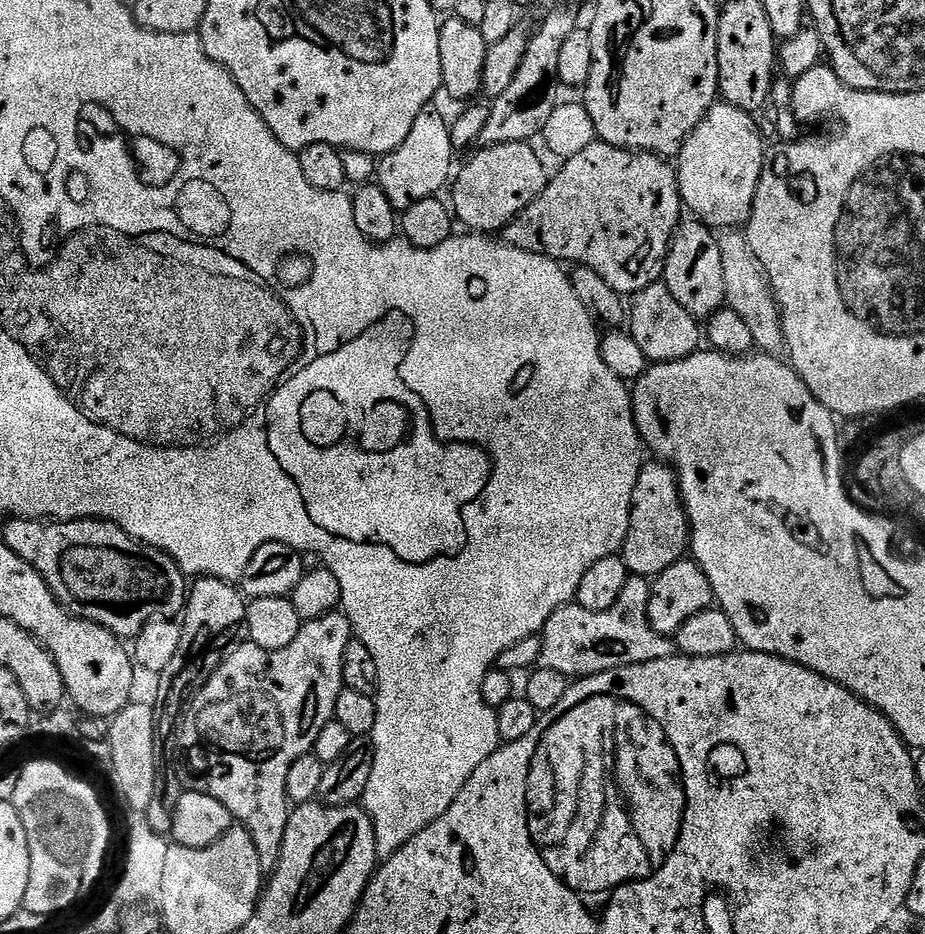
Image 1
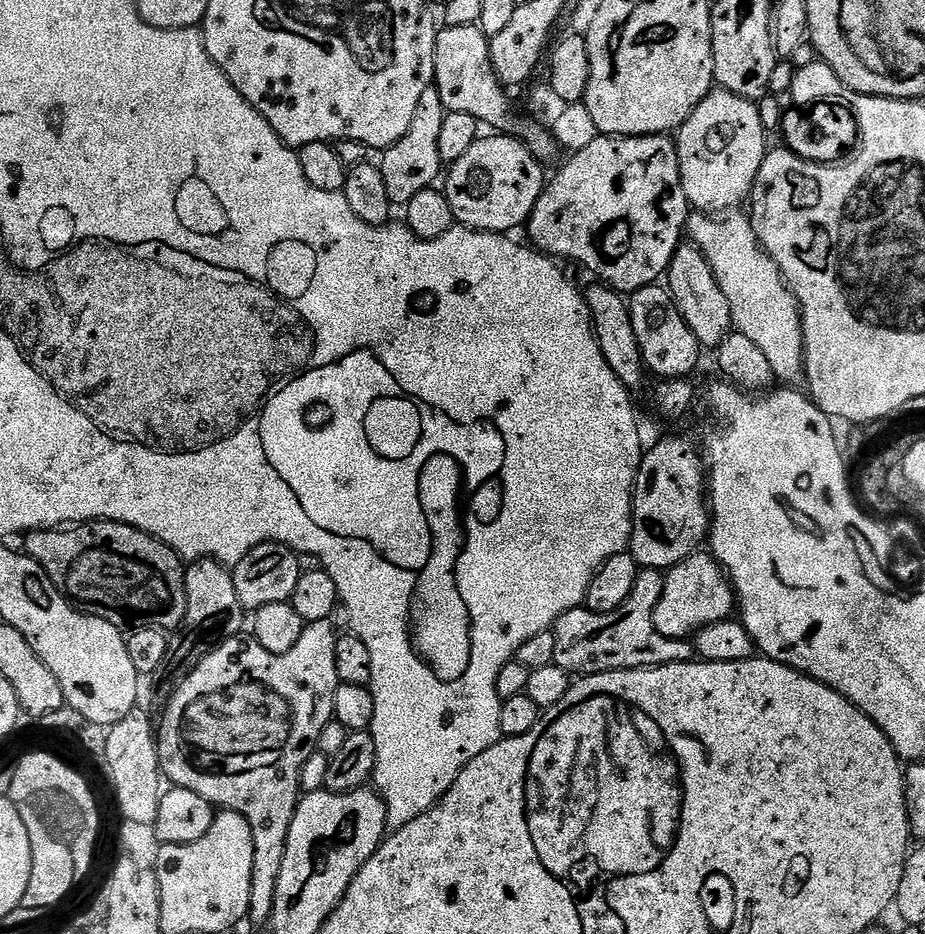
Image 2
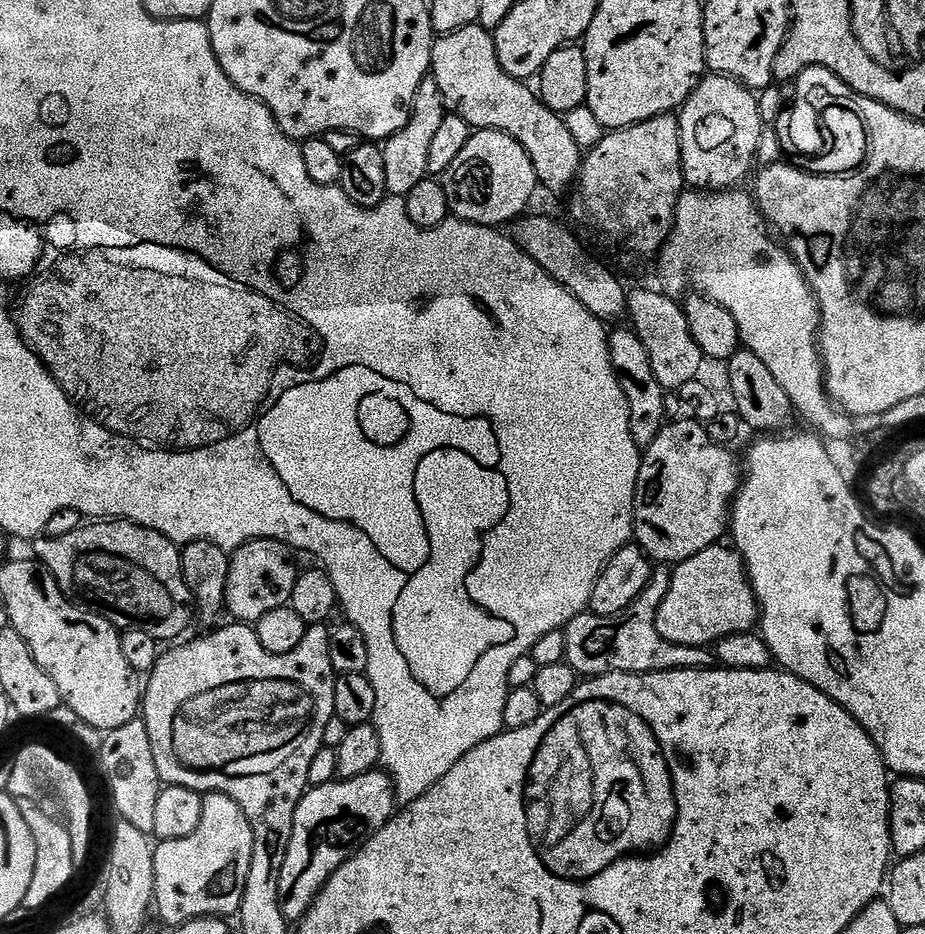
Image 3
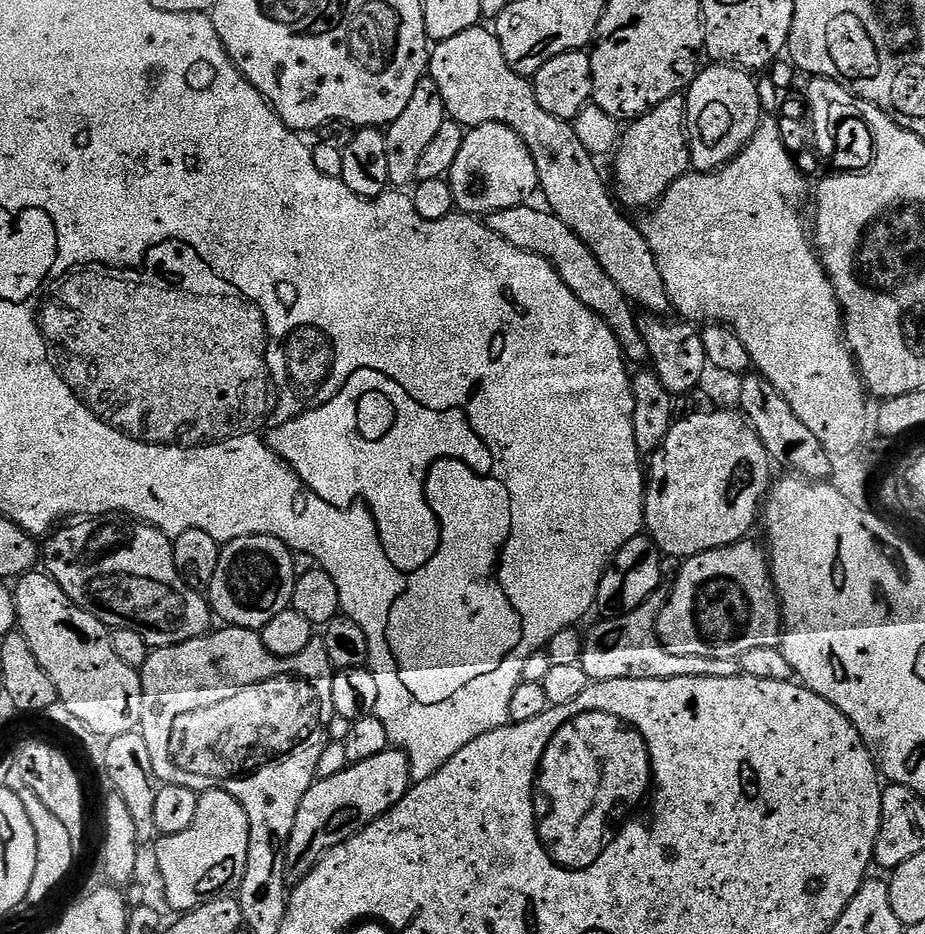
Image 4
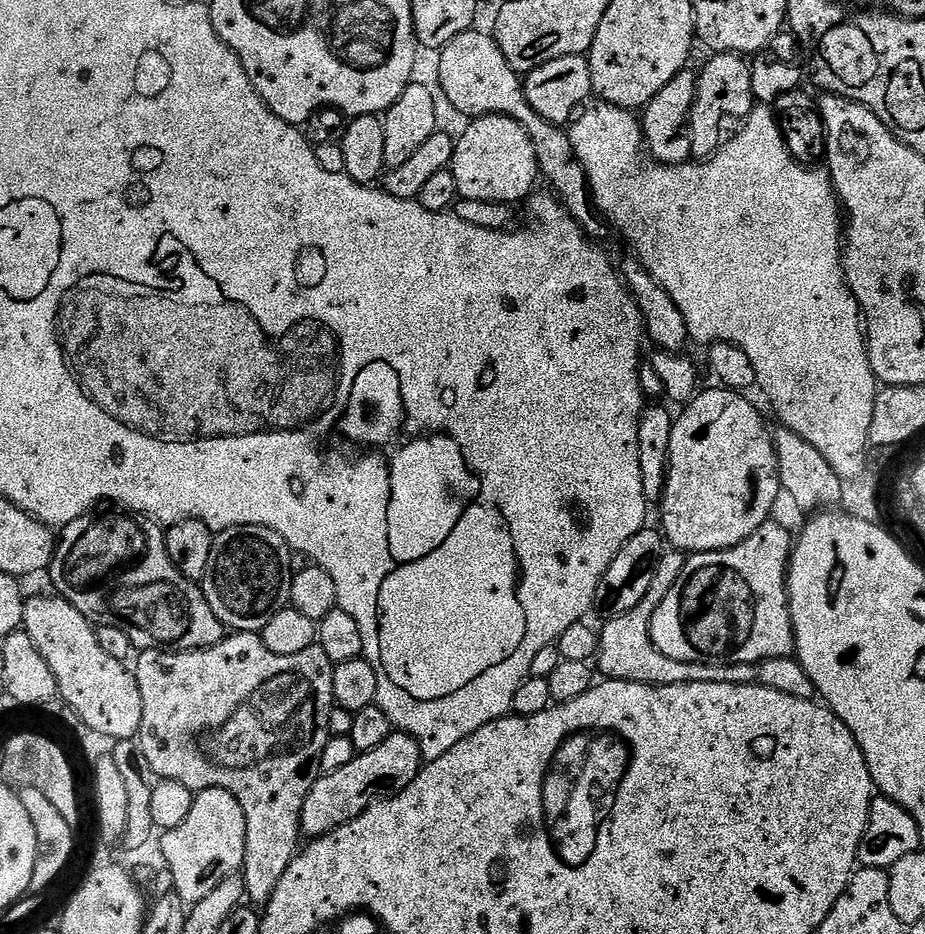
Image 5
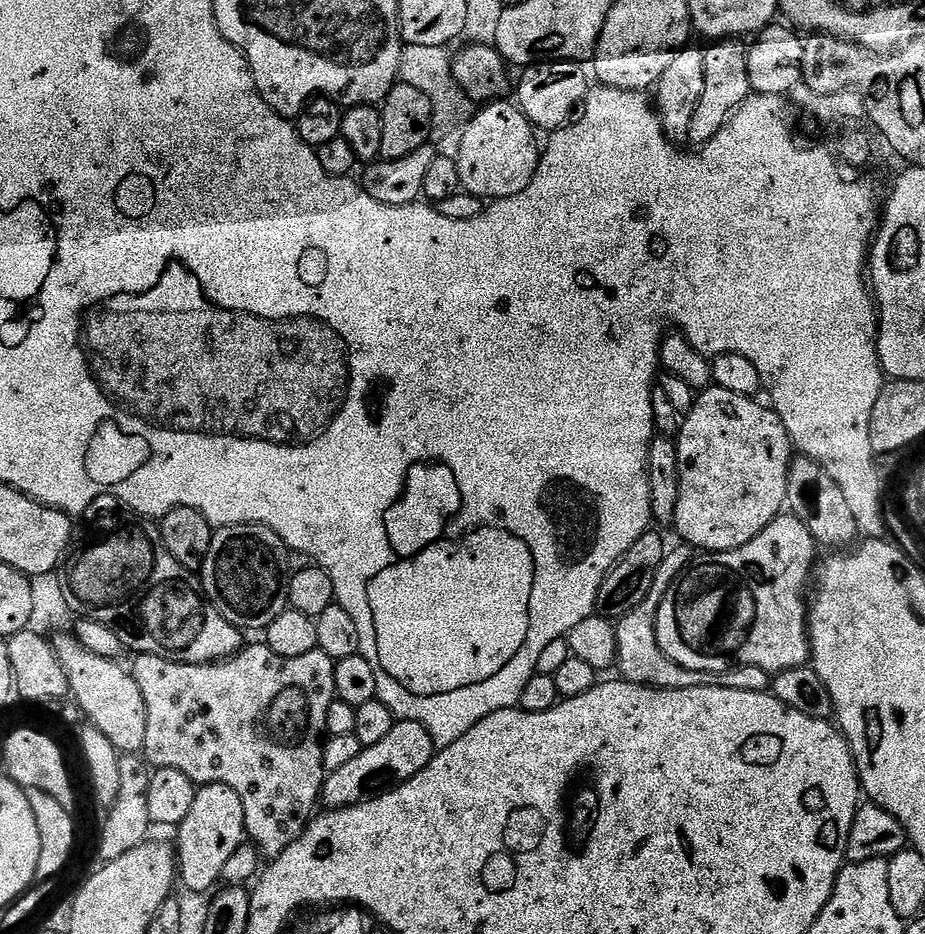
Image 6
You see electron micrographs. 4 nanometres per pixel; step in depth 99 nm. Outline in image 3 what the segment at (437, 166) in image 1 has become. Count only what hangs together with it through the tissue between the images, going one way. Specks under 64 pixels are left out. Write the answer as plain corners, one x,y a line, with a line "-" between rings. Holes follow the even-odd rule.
429,74
422,82
422,86
418,86
418,94
414,94
412,113
406,122
406,126
402,126
402,130
398,130
398,134
394,134
389,140
383,141
382,147
384,149
384,161
386,162
388,196
406,197
410,194
410,190
414,190
414,186
418,186
418,182
429,179
430,145
436,132
442,126
444,115
446,115
446,109
444,107
444,99
442,98
442,90
438,90
438,82

